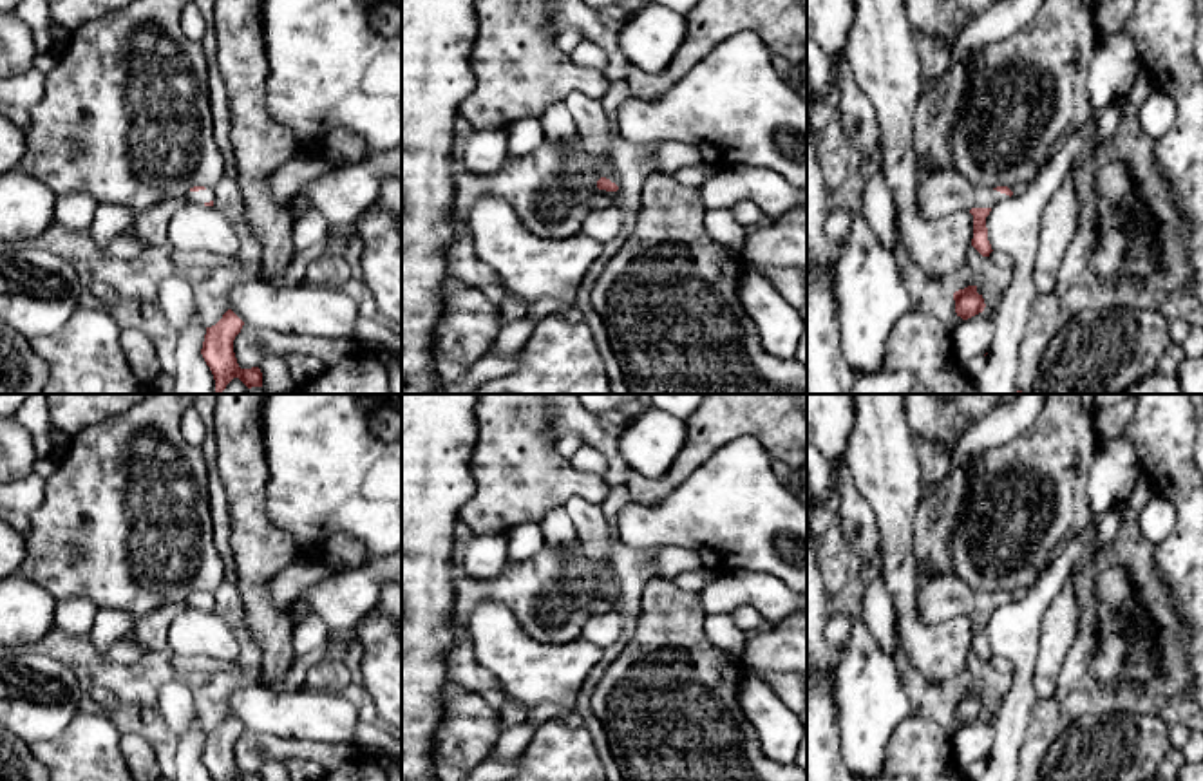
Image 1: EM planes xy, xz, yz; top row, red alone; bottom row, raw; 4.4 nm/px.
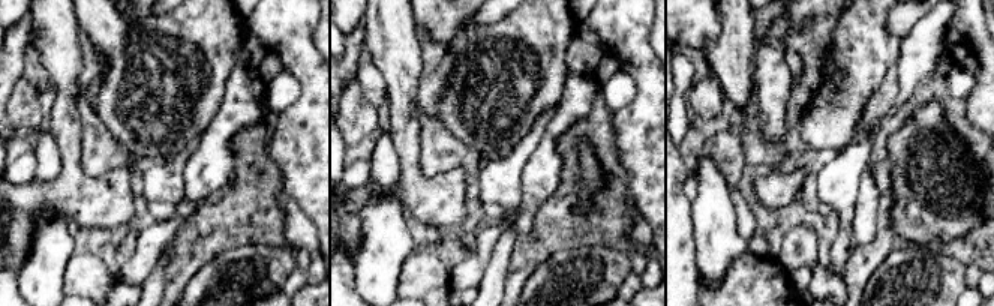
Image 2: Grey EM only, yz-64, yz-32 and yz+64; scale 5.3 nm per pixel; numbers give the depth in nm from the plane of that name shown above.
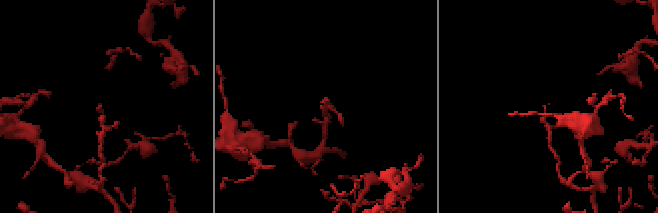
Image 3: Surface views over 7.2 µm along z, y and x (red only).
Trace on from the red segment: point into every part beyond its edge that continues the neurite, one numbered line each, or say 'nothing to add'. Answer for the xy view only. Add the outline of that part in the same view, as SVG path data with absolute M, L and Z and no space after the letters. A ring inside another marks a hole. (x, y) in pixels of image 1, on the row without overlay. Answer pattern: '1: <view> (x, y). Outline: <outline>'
1: xy (203, 601). Outline: M206 593L206 595L199 595L199 597L188 597L185 602L188 607L204 609L204 607L213 606L213 595Z

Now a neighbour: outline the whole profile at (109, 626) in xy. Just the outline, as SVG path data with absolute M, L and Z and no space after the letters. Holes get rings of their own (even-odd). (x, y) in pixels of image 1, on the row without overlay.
M99 609L89 633L94 647L107 653L116 642L130 636L136 620L127 611Z

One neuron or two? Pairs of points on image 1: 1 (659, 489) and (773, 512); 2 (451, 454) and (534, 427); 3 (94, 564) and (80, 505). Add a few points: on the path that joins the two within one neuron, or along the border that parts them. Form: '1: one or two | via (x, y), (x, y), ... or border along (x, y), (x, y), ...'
1: two | border along (704, 461), (657, 503), (634, 501)
2: two | border along (473, 413), (476, 440), (471, 478), (476, 489)
3: one | via (94, 550), (94, 517)

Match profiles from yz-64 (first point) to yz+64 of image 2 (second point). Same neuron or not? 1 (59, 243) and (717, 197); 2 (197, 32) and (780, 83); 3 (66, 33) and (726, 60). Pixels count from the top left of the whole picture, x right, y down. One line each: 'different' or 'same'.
1: same
2: different
3: same

